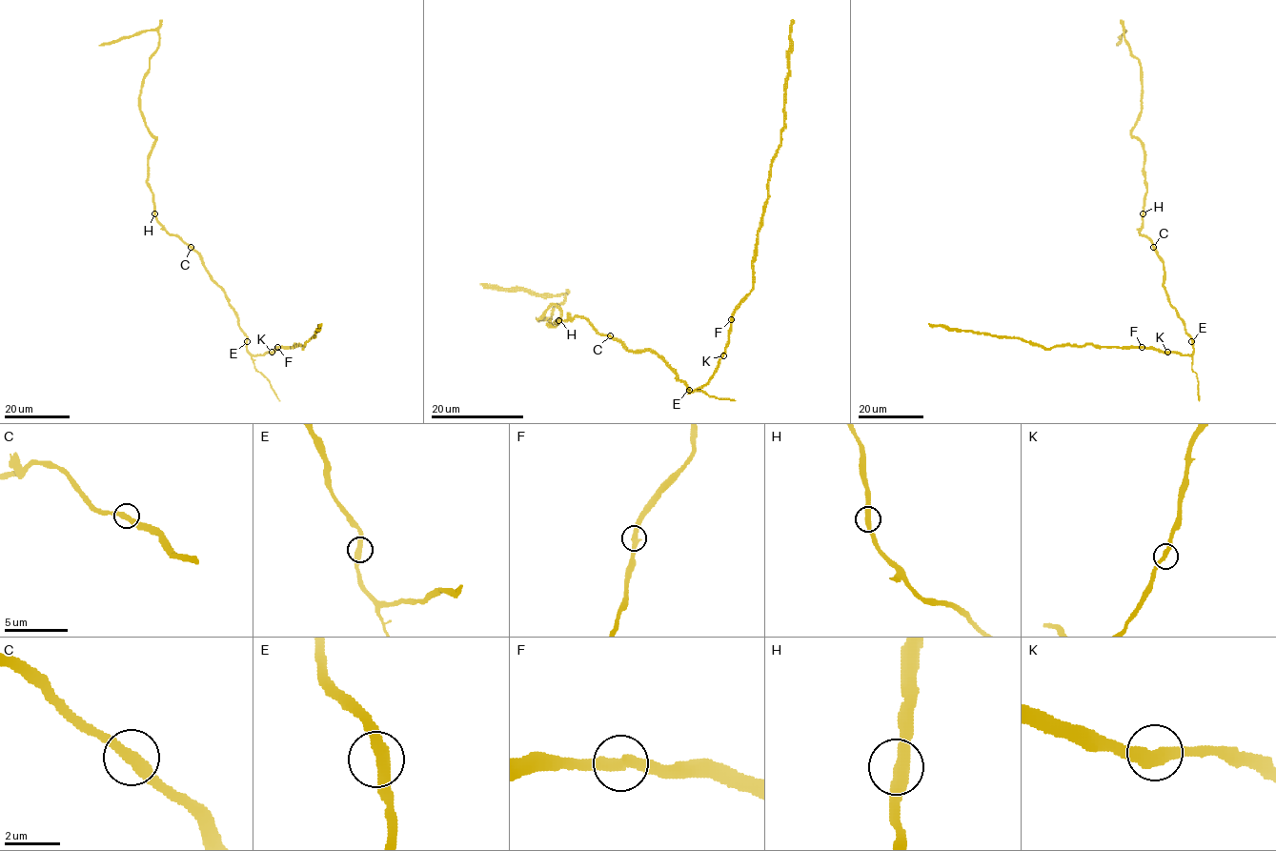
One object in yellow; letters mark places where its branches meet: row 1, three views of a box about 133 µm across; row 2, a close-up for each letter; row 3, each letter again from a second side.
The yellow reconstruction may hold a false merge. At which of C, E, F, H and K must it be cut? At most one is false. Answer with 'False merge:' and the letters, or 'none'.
False merge: none

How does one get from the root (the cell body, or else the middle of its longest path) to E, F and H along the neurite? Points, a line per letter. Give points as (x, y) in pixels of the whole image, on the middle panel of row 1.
E: (648, 351), (658, 355), (689, 390)
F: (648, 351), (658, 355), (689, 388), (689, 393), (692, 393), (700, 389), (713, 374), (724, 351), (732, 319)
H: (648, 351), (630, 351), (617, 340), (601, 335), (584, 318), (558, 320)

